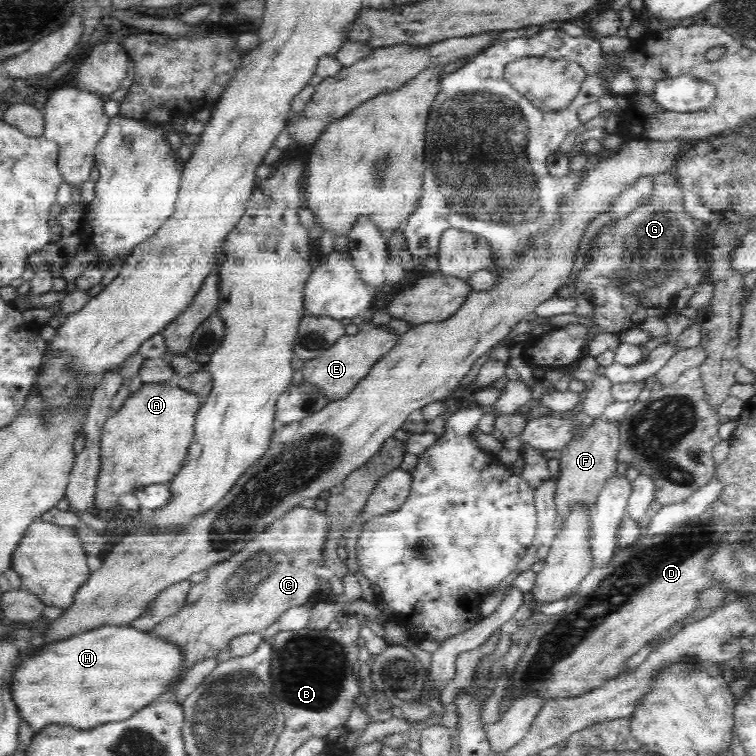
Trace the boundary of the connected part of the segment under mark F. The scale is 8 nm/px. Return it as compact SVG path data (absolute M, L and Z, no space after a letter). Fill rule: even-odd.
M596 417L589 427L584 426L579 437L571 439L561 450L554 498L556 511L563 521L571 512L572 505L578 505L580 501L594 506L605 482L616 473L618 448L621 446L620 424L620 420L612 422Z

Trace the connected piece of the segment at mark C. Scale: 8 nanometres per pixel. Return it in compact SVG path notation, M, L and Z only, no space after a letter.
M302 505L292 508L246 544L242 551L228 558L228 561L209 566L208 576L202 582L193 584L186 604L183 604L177 613L151 628L152 632L158 632L158 636L166 636L166 640L178 640L178 644L186 648L187 671L196 662L216 658L222 651L230 650L229 642L236 635L260 632L272 627L288 608L304 604L315 594L319 578L314 574L314 570L320 568L325 560L324 549L329 539L330 518L328 512L318 512L314 508L308 510Z

